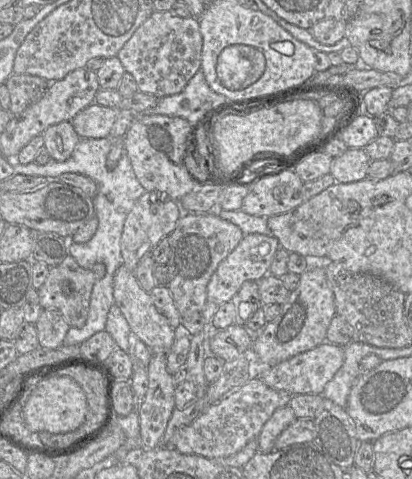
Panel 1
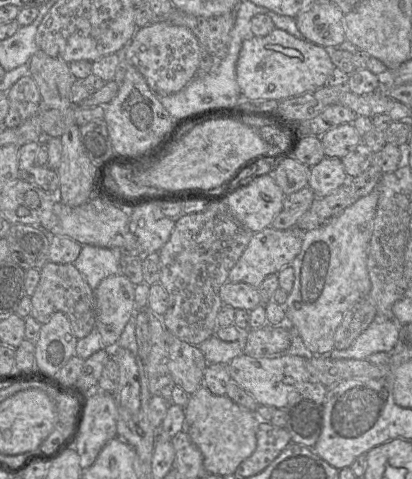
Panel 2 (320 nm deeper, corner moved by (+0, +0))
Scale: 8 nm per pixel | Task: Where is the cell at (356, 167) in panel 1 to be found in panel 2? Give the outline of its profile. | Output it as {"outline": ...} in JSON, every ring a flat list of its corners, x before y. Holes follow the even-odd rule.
{"outline":[[324,157,310,168,308,187,316,198,323,198,344,185,348,177,340,158]]}

